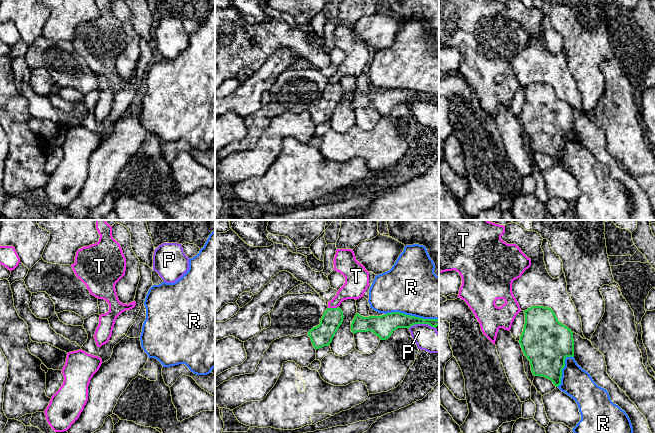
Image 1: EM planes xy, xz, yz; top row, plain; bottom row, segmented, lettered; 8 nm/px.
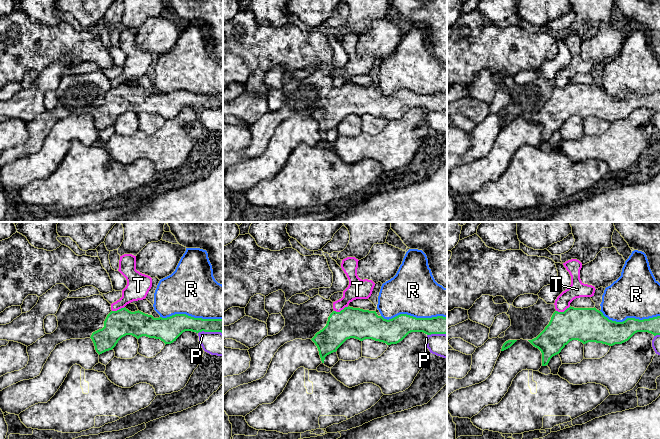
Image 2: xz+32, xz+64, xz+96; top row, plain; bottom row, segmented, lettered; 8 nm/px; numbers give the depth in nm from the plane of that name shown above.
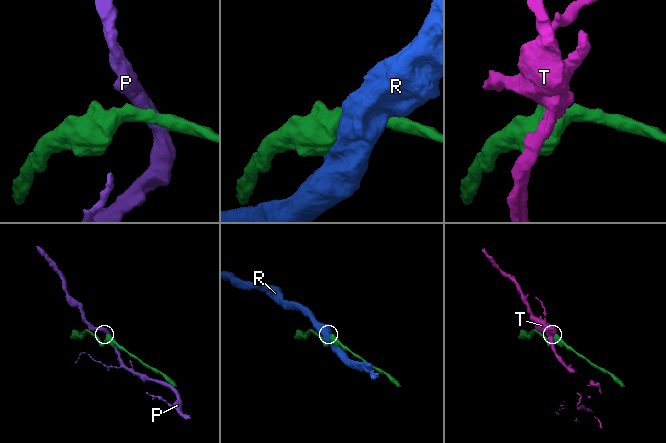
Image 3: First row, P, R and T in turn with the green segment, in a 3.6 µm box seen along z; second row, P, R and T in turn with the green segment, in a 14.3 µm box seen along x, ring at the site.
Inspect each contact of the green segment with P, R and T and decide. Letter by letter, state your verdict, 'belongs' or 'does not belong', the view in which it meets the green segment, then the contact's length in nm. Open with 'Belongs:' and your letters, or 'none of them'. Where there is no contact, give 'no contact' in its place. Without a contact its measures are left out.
Belongs: none of them
P: does not belong; contact in xz; length 220 nm
R: does not belong; contact in xz; length 440 nm
T: does not belong; contact in xz; length 90 nm

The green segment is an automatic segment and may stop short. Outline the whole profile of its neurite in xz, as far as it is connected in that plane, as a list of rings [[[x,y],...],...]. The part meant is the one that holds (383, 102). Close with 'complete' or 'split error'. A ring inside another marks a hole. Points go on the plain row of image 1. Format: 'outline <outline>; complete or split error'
outline [[[400,88],[387,89],[382,92],[363,93],[356,89],[352,99],[351,107],[357,108],[371,107],[377,111],[380,116],[388,115],[398,104],[410,104],[416,100],[428,100],[436,104],[439,101],[437,95],[423,95]]]; complete

